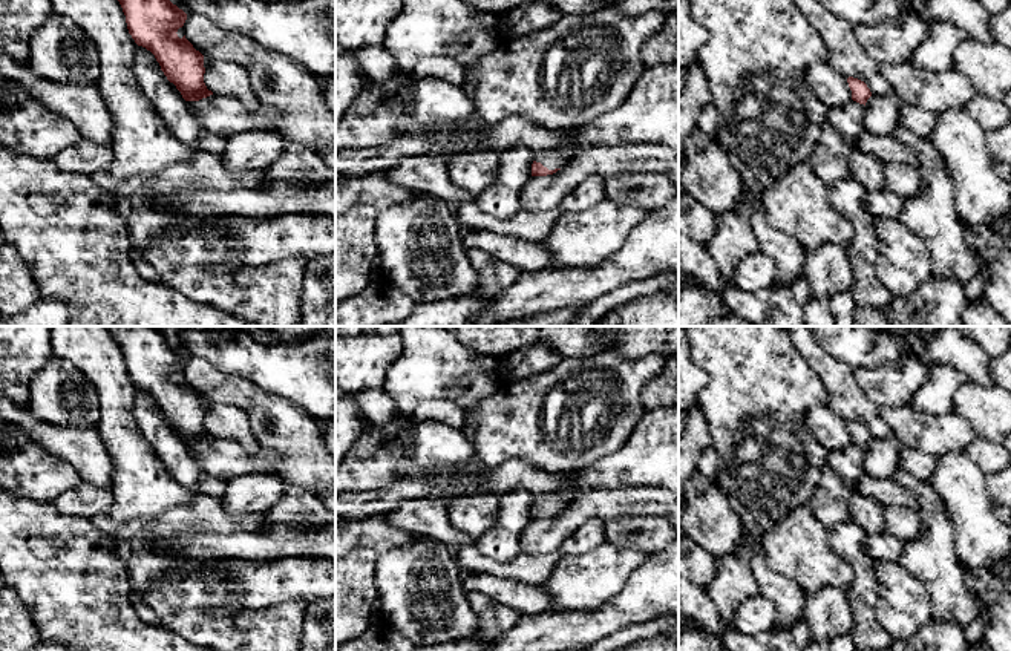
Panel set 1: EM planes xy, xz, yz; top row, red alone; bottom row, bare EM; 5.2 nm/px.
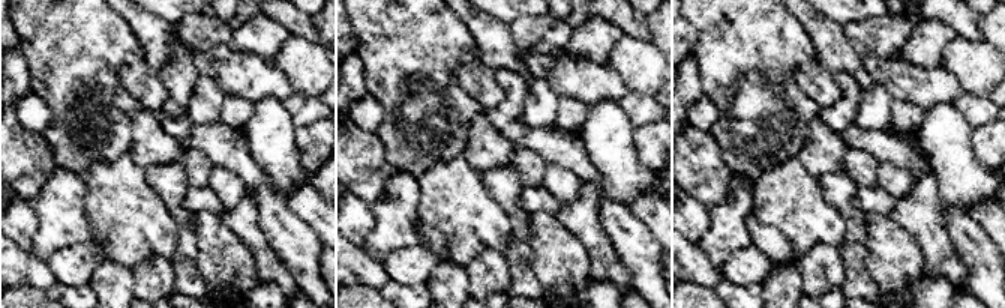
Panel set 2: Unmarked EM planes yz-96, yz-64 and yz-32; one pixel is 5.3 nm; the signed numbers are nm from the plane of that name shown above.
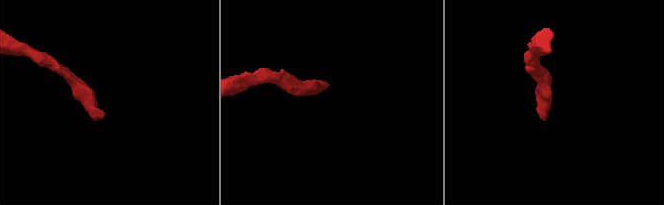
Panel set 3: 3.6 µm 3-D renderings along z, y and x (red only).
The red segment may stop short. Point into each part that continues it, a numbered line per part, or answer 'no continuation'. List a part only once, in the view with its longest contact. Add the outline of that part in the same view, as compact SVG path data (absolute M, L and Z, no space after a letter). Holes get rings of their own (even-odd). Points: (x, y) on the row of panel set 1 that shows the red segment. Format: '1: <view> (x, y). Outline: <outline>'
1: xz (552, 160). Outline: M550 150L535 156L536 162L541 162L548 170L562 168L574 153L571 150Z

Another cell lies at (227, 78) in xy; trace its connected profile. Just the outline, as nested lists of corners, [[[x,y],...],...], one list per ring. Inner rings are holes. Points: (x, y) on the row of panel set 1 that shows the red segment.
[[[211,60],[205,67],[204,83],[214,95],[225,95],[239,100],[250,113],[260,106],[256,98],[247,70],[236,63]]]

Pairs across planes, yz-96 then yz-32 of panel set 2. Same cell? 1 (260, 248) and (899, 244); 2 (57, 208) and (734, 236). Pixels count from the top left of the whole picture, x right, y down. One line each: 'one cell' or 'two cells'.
1: two cells
2: one cell

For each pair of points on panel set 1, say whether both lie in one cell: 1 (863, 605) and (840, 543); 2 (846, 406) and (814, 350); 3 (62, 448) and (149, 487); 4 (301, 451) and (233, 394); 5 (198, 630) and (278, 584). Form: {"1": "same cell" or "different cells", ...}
{"1": "same cell", "2": "same cell", "3": "different cells", "4": "same cell", "5": "different cells"}

